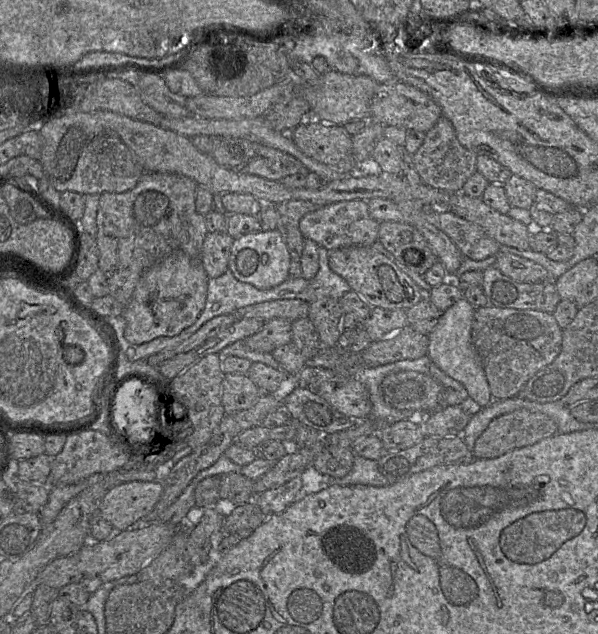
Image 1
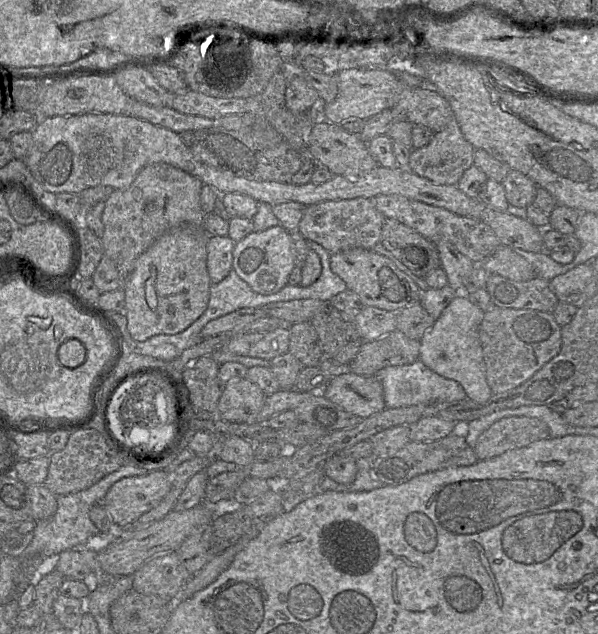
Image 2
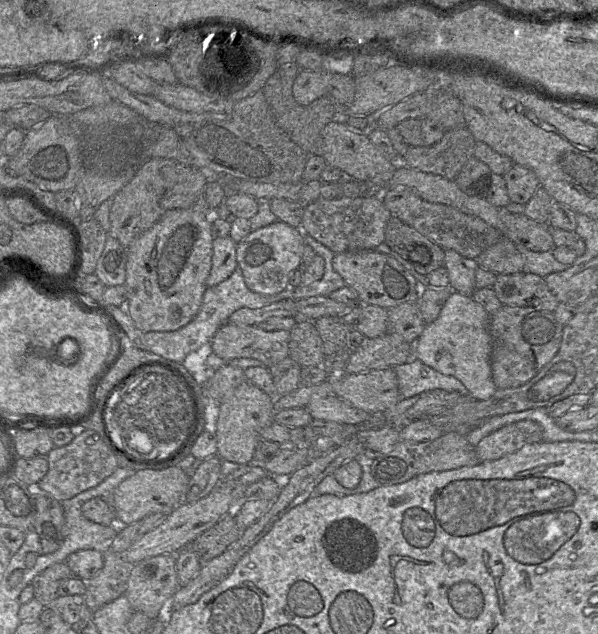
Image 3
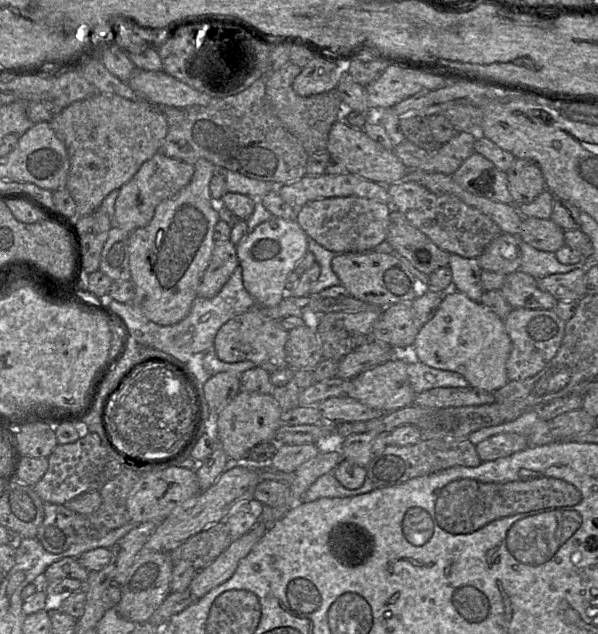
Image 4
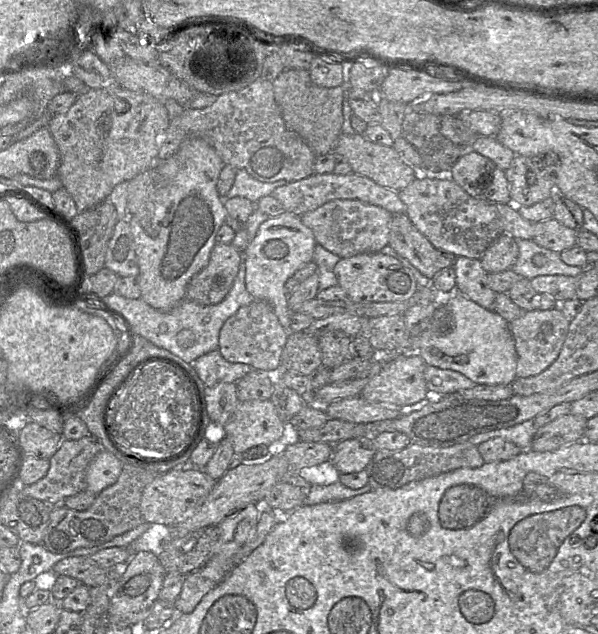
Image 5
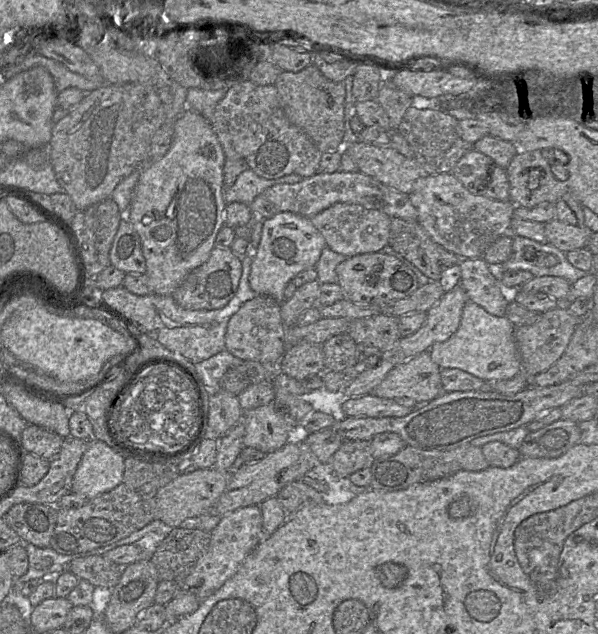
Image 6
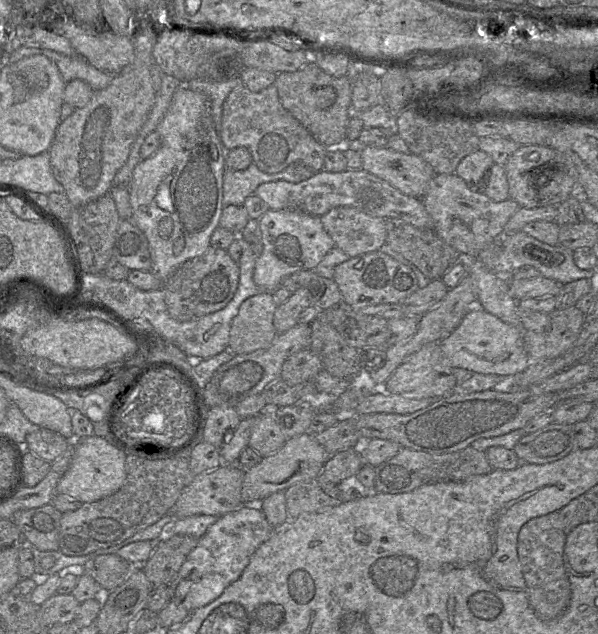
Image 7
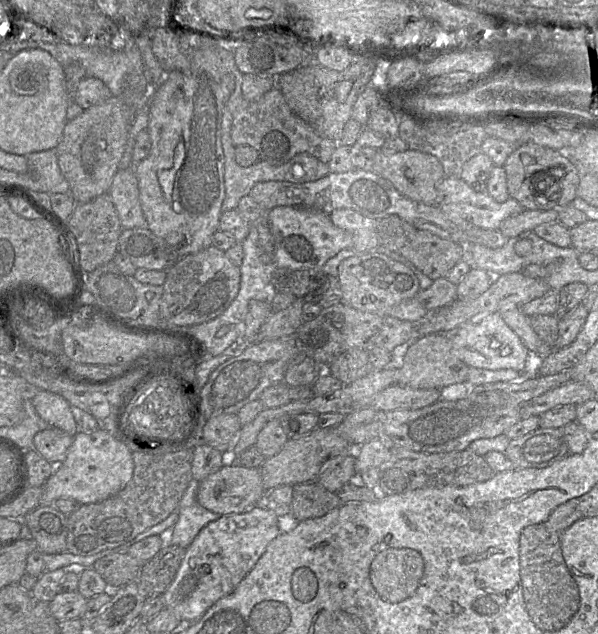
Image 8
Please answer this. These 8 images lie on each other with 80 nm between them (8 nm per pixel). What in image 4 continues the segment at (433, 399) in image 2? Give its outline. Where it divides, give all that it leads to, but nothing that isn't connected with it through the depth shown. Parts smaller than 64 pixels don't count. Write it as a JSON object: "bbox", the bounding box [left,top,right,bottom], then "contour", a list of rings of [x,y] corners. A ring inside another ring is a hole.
{"bbox":[407,355,468,395],"contour":[[[409,355],[407,374],[412,390],[416,395],[436,388],[467,388],[468,381],[456,372],[429,367]]]}

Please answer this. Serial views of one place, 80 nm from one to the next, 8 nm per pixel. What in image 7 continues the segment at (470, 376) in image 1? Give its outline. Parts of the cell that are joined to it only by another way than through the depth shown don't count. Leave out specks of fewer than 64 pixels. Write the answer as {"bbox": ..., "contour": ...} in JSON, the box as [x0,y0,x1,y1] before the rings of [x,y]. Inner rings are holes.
{"bbox":[440,306,532,378],"contour":[[[478,306],[470,308],[458,327],[440,341],[440,347],[454,369],[467,369],[479,374],[514,378],[532,362],[526,352],[522,331]]]}

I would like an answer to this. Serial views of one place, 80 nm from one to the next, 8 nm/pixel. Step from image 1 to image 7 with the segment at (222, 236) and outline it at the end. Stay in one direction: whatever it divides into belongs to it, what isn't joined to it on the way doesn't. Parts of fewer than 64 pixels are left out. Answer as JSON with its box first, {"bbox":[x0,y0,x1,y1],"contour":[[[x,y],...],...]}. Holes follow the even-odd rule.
{"bbox":[164,246,239,321],"contour":[[[210,246],[204,254],[184,262],[164,282],[169,315],[178,321],[189,321],[223,309],[238,288],[239,275],[239,265],[229,256],[227,250]]]}

